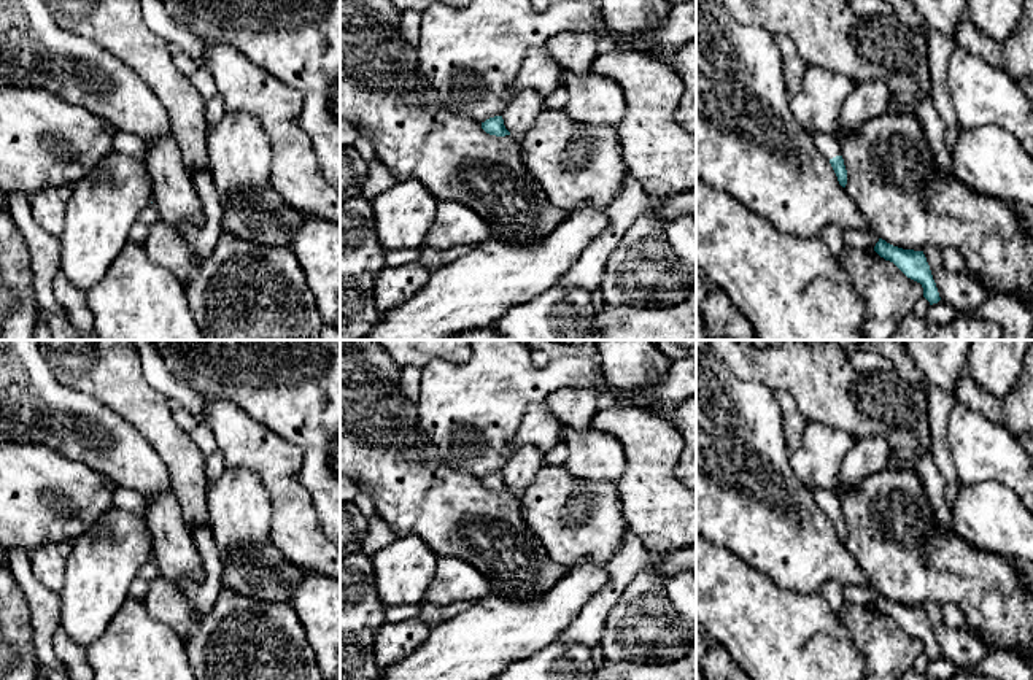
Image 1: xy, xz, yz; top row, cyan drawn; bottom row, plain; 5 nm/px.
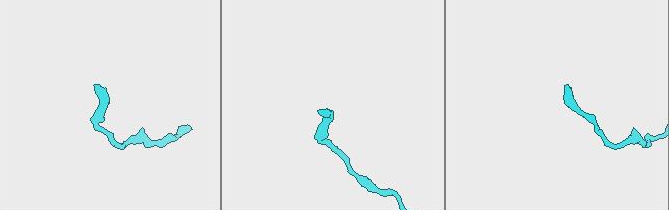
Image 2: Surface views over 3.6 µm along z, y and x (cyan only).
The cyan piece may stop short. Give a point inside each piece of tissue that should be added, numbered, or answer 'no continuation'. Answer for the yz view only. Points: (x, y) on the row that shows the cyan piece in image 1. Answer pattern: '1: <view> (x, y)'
1: yz (827, 143)

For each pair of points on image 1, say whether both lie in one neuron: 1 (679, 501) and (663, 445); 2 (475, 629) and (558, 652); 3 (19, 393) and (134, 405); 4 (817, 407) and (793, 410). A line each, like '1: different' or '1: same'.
1: same
2: different
3: different
4: different

